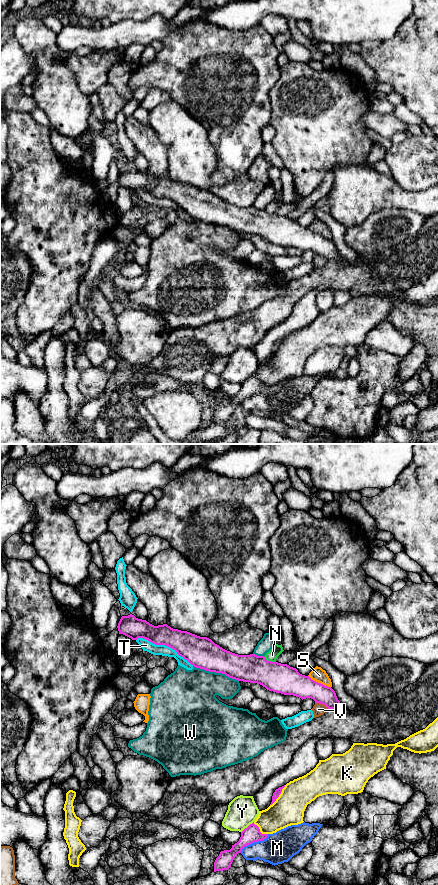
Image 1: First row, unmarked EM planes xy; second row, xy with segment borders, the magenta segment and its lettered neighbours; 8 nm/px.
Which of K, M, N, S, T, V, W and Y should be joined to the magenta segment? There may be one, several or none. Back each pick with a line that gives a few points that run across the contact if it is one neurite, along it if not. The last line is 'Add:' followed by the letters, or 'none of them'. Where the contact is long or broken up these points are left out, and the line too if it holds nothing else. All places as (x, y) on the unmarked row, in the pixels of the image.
Add: none of them

